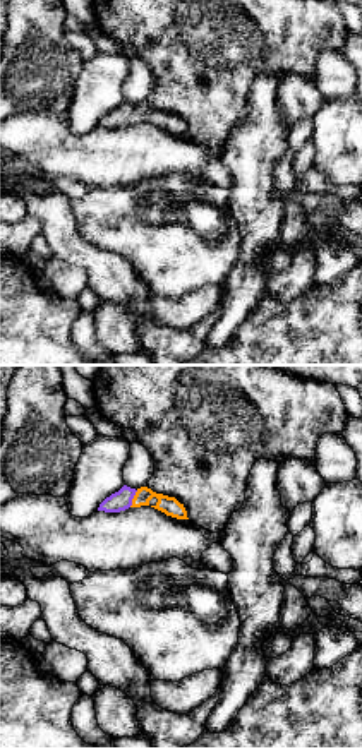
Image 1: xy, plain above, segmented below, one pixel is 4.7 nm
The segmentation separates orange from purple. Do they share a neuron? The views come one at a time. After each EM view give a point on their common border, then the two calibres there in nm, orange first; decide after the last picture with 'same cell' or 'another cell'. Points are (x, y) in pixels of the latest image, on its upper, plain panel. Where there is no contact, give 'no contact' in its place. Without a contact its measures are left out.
(132, 115) | 90/90 nm

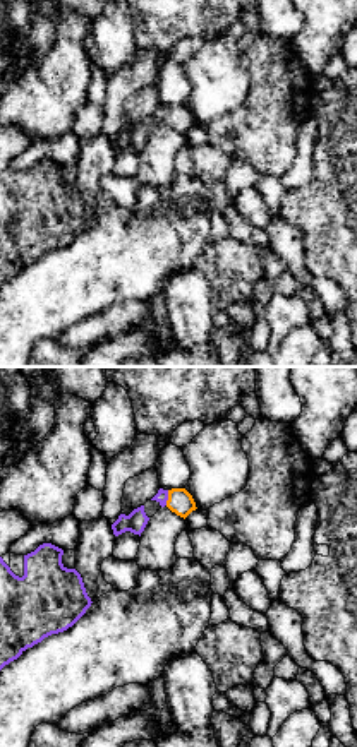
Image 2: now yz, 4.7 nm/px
(169, 113) | 120/60 nm

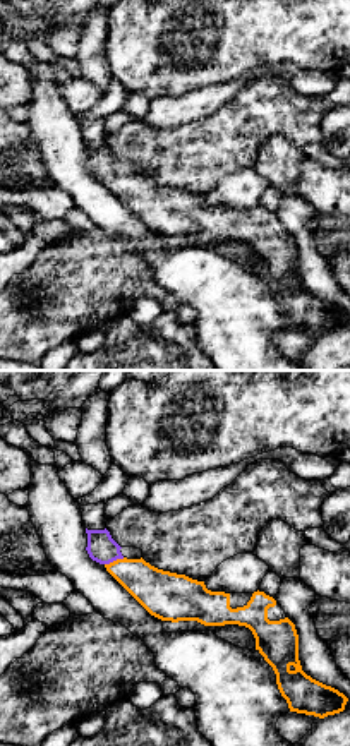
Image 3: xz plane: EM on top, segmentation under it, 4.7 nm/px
(114, 177) | 200/140 nm

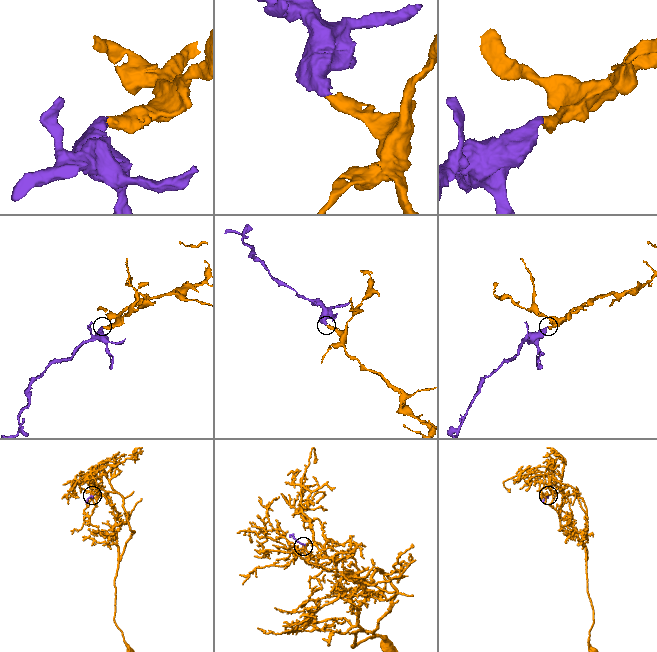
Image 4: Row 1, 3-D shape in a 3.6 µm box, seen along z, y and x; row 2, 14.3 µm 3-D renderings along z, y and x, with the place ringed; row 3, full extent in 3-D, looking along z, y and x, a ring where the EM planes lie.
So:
same cell

